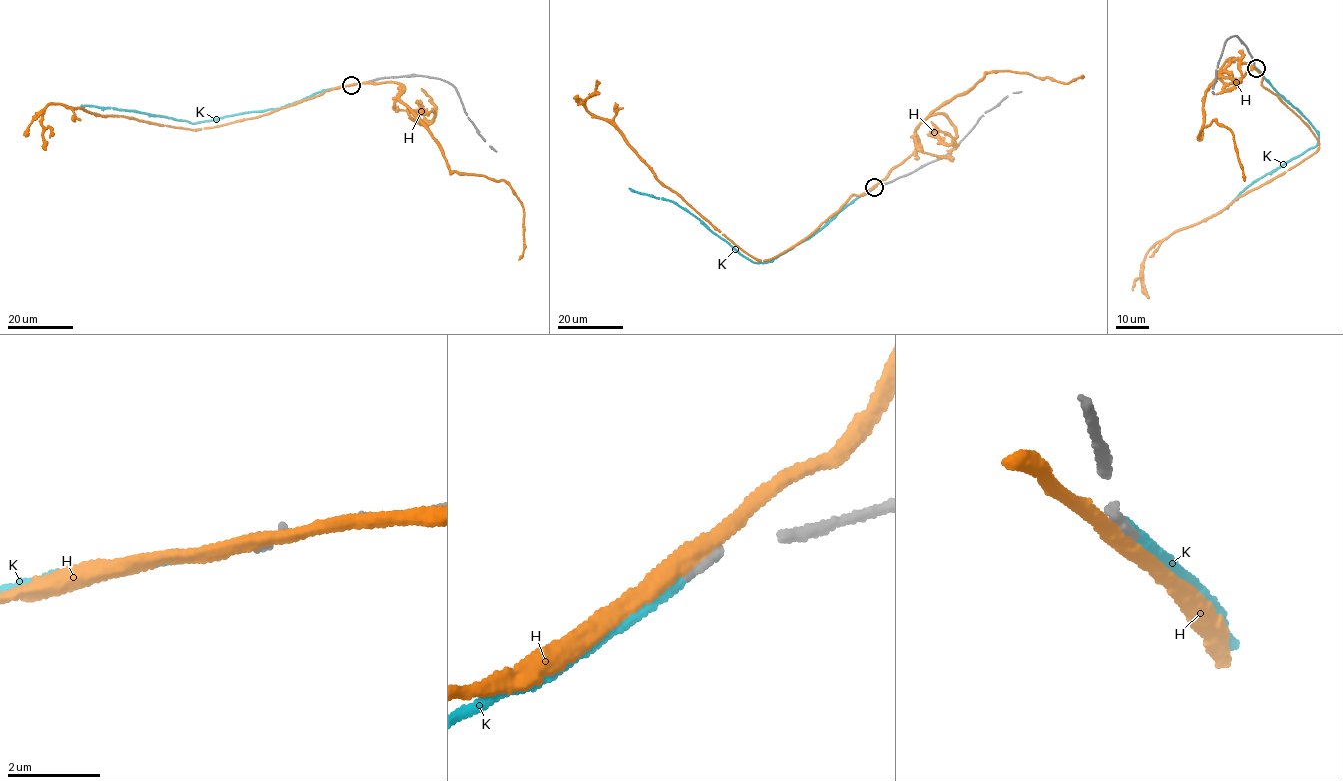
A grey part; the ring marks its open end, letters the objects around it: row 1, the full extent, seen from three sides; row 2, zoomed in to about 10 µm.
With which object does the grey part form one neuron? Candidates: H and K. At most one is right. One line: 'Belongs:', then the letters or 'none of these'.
Belongs: K

